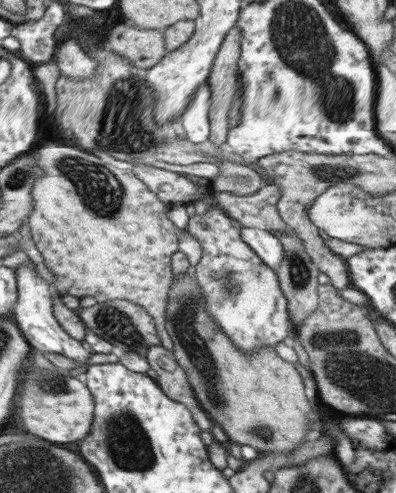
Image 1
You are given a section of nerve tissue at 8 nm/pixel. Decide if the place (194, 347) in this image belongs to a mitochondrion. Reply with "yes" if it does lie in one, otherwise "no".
yes

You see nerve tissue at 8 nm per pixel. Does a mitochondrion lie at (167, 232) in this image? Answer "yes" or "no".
no

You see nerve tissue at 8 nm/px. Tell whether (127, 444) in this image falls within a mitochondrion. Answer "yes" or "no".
yes

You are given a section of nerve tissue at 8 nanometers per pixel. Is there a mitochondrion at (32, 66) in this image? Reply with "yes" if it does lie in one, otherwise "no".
no

